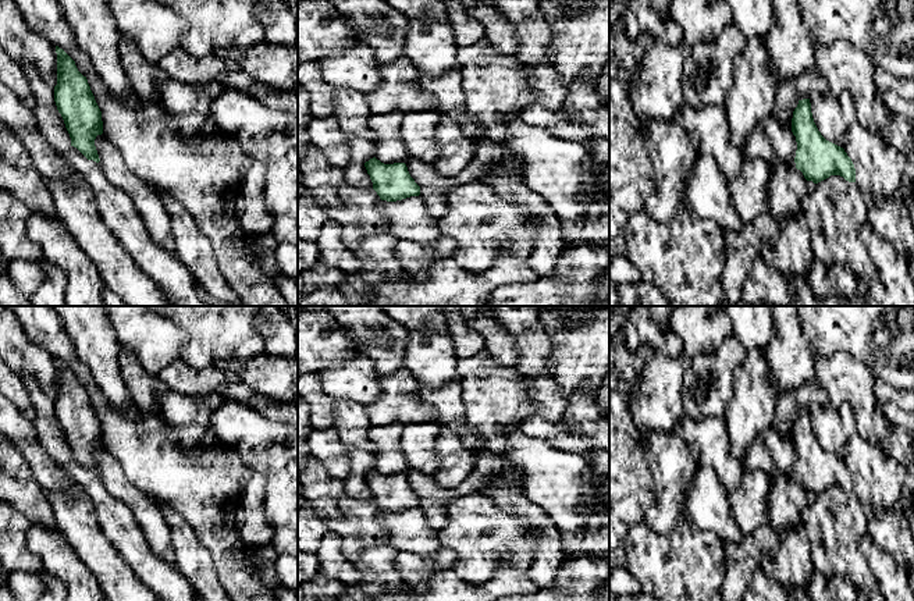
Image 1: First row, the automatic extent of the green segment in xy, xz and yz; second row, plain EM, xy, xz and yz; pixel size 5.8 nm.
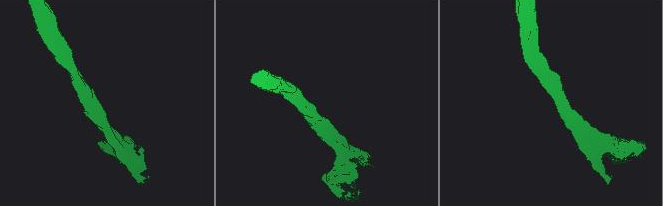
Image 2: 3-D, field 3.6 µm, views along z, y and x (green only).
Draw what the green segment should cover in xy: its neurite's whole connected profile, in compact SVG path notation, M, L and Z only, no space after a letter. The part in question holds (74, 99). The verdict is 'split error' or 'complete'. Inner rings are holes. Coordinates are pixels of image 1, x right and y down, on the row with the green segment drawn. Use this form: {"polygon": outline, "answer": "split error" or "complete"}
{"polygon": "M58 46L57 53L57 85L54 86L54 102L61 114L71 138L71 146L77 147L88 160L100 161L95 139L103 134L102 111L95 100L86 77L83 77L75 61Z", "answer": "complete"}

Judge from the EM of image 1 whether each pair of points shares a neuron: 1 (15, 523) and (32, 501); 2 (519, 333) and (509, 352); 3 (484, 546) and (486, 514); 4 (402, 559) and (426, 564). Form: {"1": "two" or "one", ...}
{"1": "two", "2": "two", "3": "one", "4": "one"}

